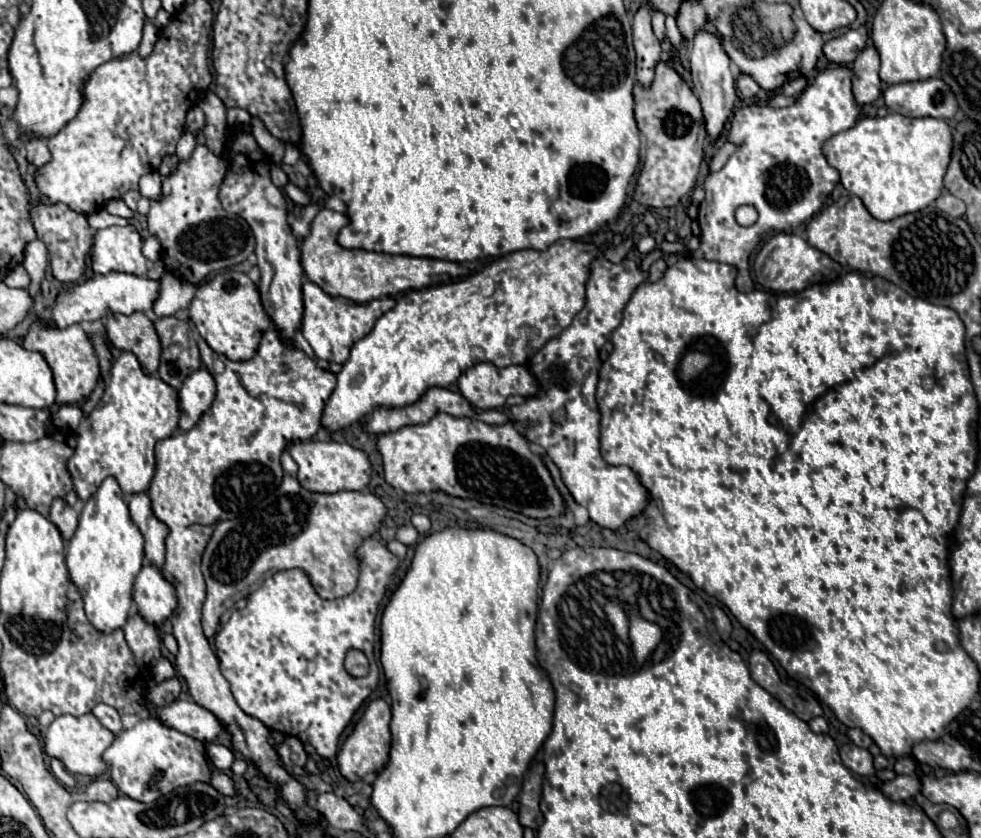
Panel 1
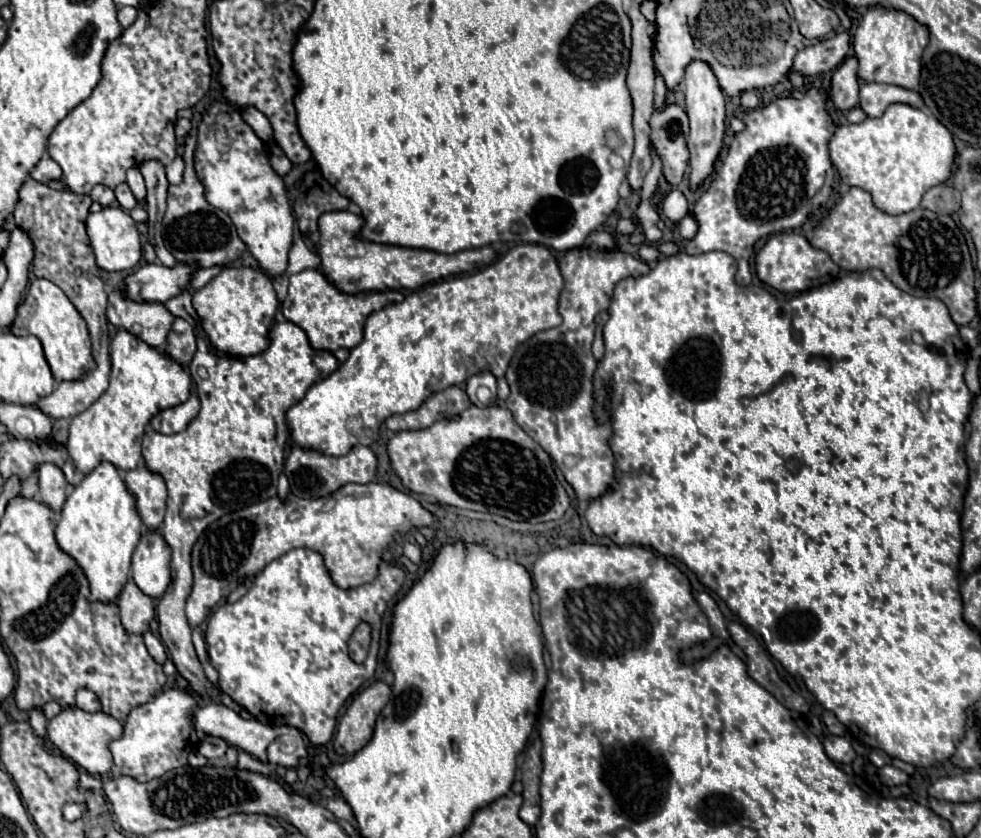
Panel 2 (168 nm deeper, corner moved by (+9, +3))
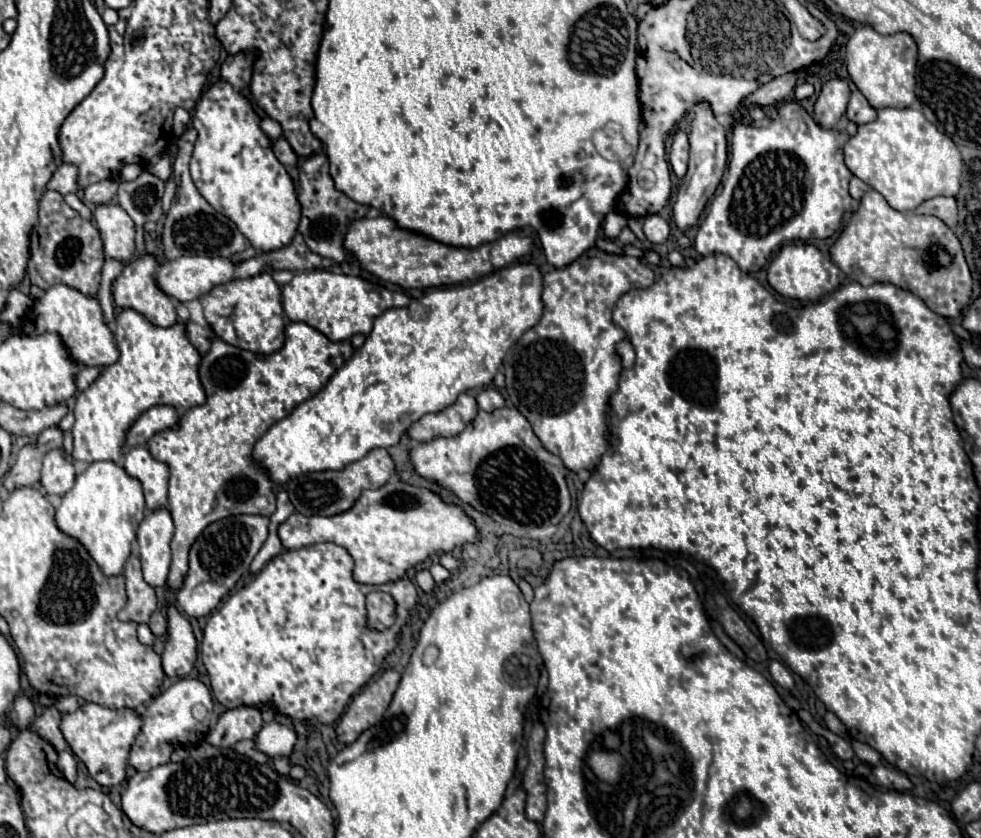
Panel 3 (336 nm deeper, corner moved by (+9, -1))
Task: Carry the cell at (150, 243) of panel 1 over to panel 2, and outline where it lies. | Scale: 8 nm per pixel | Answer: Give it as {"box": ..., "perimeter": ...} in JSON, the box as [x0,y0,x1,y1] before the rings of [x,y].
{"box":[127,169,147,211],"perimeter":[[[139,169],[127,171],[127,185],[131,187],[133,195],[137,197],[139,207],[147,211],[147,187],[145,187],[145,179],[143,179],[143,175],[141,175]]]}

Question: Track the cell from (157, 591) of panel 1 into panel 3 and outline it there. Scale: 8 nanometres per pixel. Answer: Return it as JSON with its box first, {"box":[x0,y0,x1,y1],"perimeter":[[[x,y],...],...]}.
{"box":[137,507,173,587],"perimeter":[[[167,507],[149,511],[137,529],[139,559],[143,565],[143,579],[151,587],[163,587],[171,565],[173,519]]]}

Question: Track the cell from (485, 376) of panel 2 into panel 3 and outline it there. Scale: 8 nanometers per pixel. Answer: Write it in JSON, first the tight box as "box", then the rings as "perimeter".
{"box":[475,387,505,411],"perimeter":[[[487,387],[487,389],[479,391],[475,399],[477,399],[479,409],[483,409],[483,411],[493,411],[493,409],[499,409],[499,407],[505,405],[505,399],[503,399],[501,393],[499,393],[497,389],[493,389],[493,387]]]}

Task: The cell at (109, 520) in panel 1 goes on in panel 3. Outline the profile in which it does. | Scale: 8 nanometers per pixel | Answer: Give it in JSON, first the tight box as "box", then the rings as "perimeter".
{"box":[55,461,145,575],"perimeter":[[[95,461],[75,477],[71,491],[61,497],[55,521],[63,533],[79,539],[87,547],[105,575],[119,575],[131,553],[135,531],[143,521],[143,509],[145,499],[139,479],[127,475],[127,471],[113,461]]]}

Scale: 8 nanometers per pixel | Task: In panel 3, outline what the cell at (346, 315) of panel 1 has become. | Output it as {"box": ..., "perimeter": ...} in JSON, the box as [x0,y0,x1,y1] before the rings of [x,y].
{"box":[281,271,409,341],"perimeter":[[[303,271],[297,273],[287,285],[281,287],[283,289],[283,309],[287,313],[287,317],[291,321],[303,321],[315,329],[319,329],[325,337],[329,337],[331,341],[345,341],[351,339],[357,333],[369,335],[373,329],[373,321],[385,311],[385,309],[393,309],[393,307],[407,307],[409,305],[409,297],[403,291],[391,291],[385,285],[373,283],[369,279],[363,277],[353,277],[353,275],[345,275],[345,273],[331,273],[331,271]]]}

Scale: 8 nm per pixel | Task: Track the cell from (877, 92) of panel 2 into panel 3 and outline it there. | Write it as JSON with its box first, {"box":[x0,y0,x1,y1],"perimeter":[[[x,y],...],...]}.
{"box":[847,91,877,125],"perimeter":[[[851,91],[851,97],[849,97],[849,105],[847,105],[847,119],[857,123],[857,125],[865,125],[865,123],[871,123],[871,119],[875,119],[877,111],[867,103],[867,99],[863,97],[861,91]]]}

